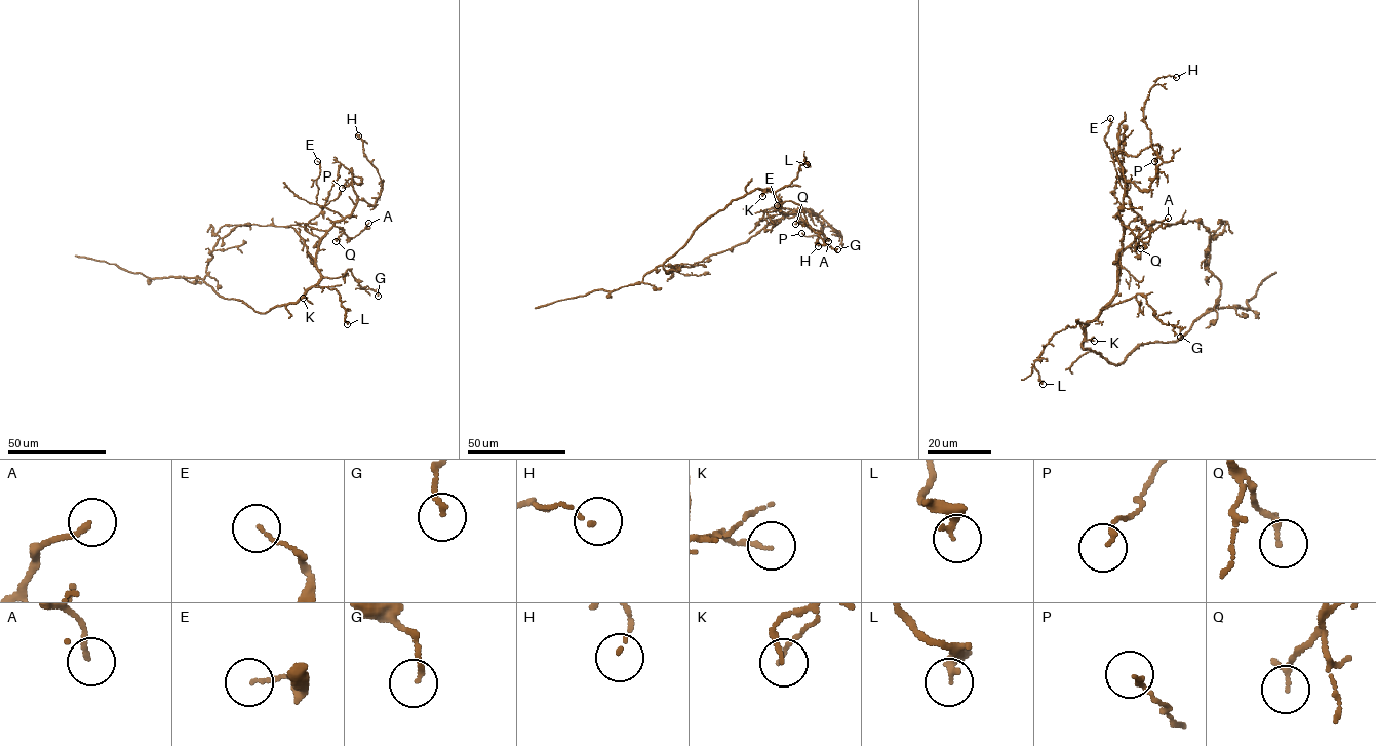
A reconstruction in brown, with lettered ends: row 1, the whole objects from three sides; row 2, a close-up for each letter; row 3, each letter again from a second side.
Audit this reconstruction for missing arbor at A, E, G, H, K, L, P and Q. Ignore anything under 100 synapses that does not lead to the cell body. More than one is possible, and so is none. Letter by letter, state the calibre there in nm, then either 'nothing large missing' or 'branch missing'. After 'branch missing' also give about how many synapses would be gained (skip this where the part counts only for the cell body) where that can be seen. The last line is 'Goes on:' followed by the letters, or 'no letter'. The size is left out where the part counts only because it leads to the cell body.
A: calibre 160 nm; nothing large missing
E: calibre 100 nm; nothing large missing
G: calibre 150 nm; nothing large missing
H: calibre 90 nm; nothing large missing
K: calibre 140 nm; nothing large missing
L: calibre 170 nm; nothing large missing
P: calibre 130 nm; nothing large missing
Q: calibre 190 nm; nothing large missing
Goes on: no letter

